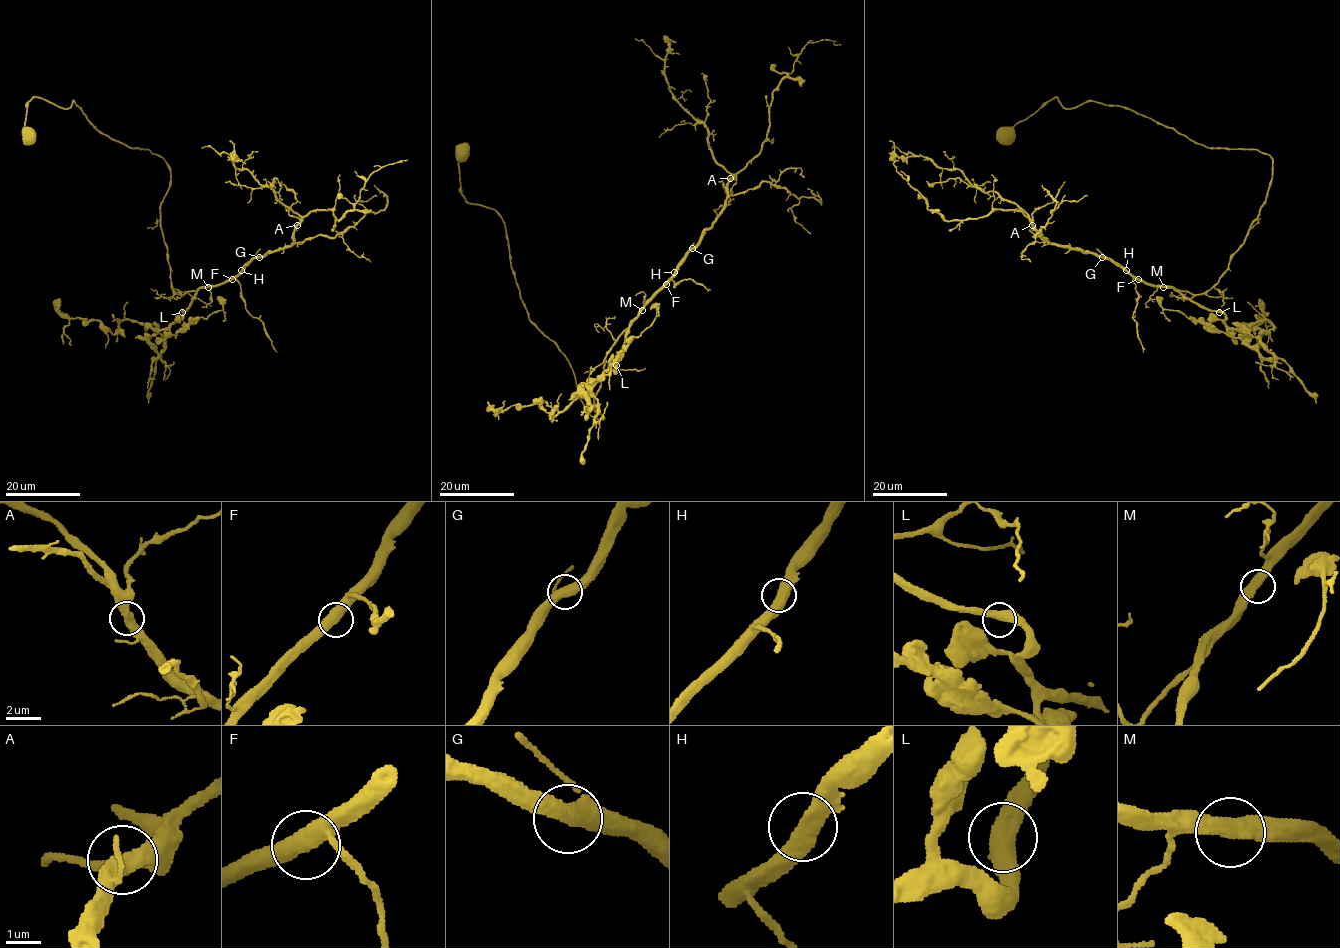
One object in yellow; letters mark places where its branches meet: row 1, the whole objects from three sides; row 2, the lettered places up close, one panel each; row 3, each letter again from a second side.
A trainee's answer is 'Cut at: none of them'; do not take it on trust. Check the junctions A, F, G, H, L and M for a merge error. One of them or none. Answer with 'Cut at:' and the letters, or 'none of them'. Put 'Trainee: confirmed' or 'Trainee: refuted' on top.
Trainee: confirmed
Cut at: none of them

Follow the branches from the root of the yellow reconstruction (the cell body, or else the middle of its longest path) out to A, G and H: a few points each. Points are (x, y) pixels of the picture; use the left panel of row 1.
A: (28, 134), (32, 98), (74, 101), (165, 161), (177, 294), (231, 280), (297, 225)
G: (28, 134), (32, 98), (74, 101), (103, 134), (165, 161), (160, 227), (177, 294), (219, 285), (259, 257)
H: (28, 134), (32, 98), (63, 108), (74, 101), (103, 134), (165, 161), (160, 227), (177, 294), (241, 270)

